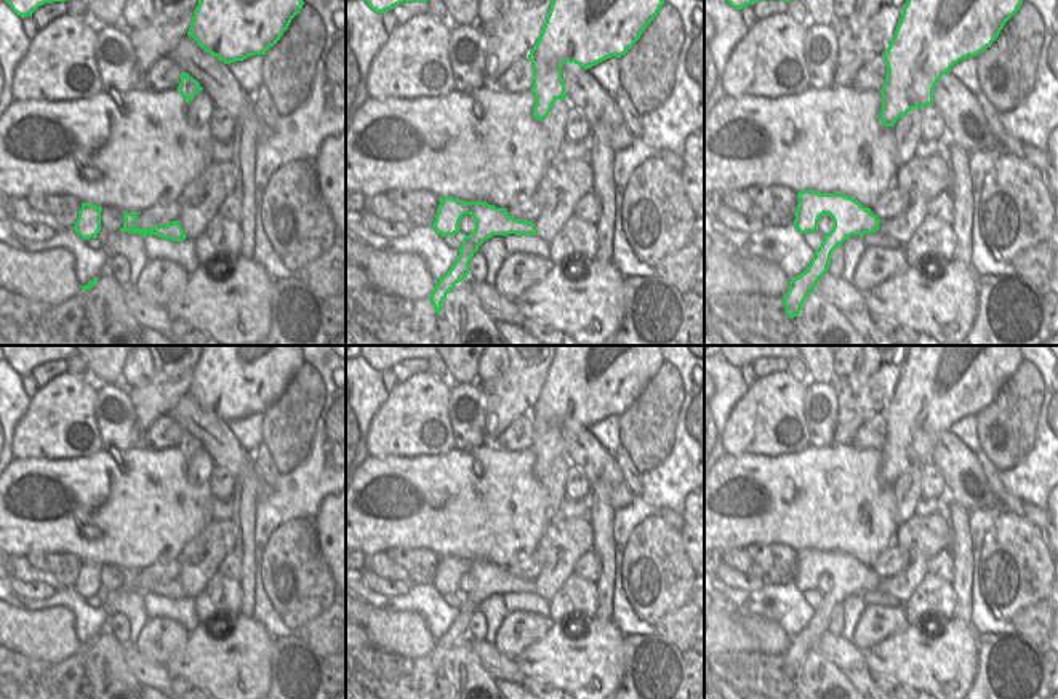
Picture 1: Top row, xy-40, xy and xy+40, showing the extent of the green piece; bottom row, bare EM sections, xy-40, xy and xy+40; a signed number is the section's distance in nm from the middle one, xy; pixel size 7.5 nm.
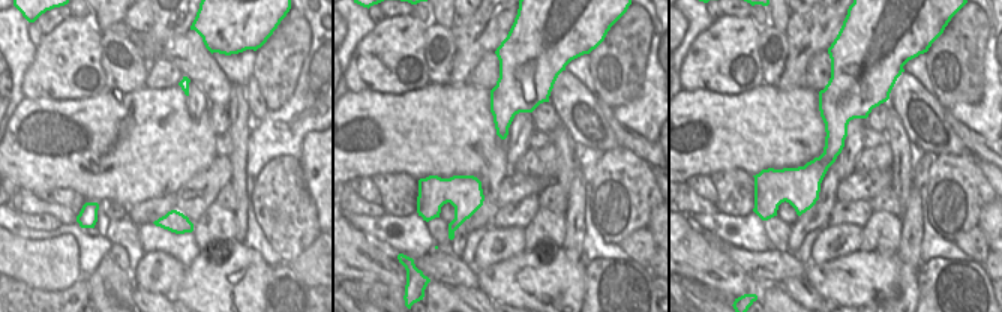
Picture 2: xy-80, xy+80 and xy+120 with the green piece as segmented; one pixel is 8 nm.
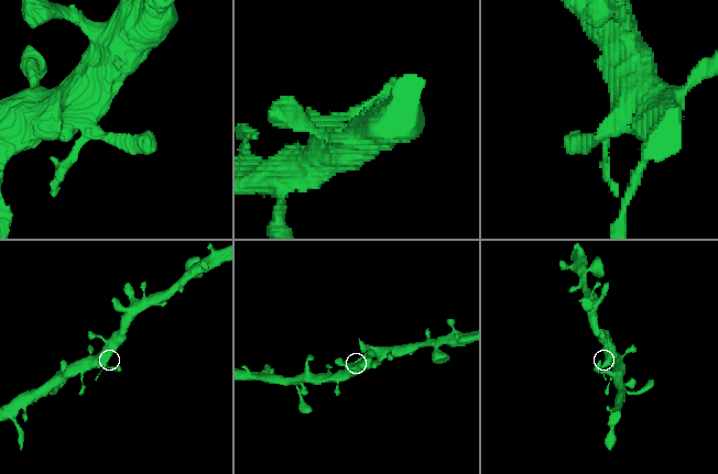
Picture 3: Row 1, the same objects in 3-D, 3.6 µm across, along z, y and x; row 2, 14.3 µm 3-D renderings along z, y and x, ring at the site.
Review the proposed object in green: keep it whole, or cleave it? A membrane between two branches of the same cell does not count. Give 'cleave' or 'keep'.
cleave

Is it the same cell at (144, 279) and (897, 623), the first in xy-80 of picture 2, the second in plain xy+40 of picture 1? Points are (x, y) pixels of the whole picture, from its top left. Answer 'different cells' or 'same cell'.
same cell

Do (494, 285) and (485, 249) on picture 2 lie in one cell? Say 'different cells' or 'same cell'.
different cells

